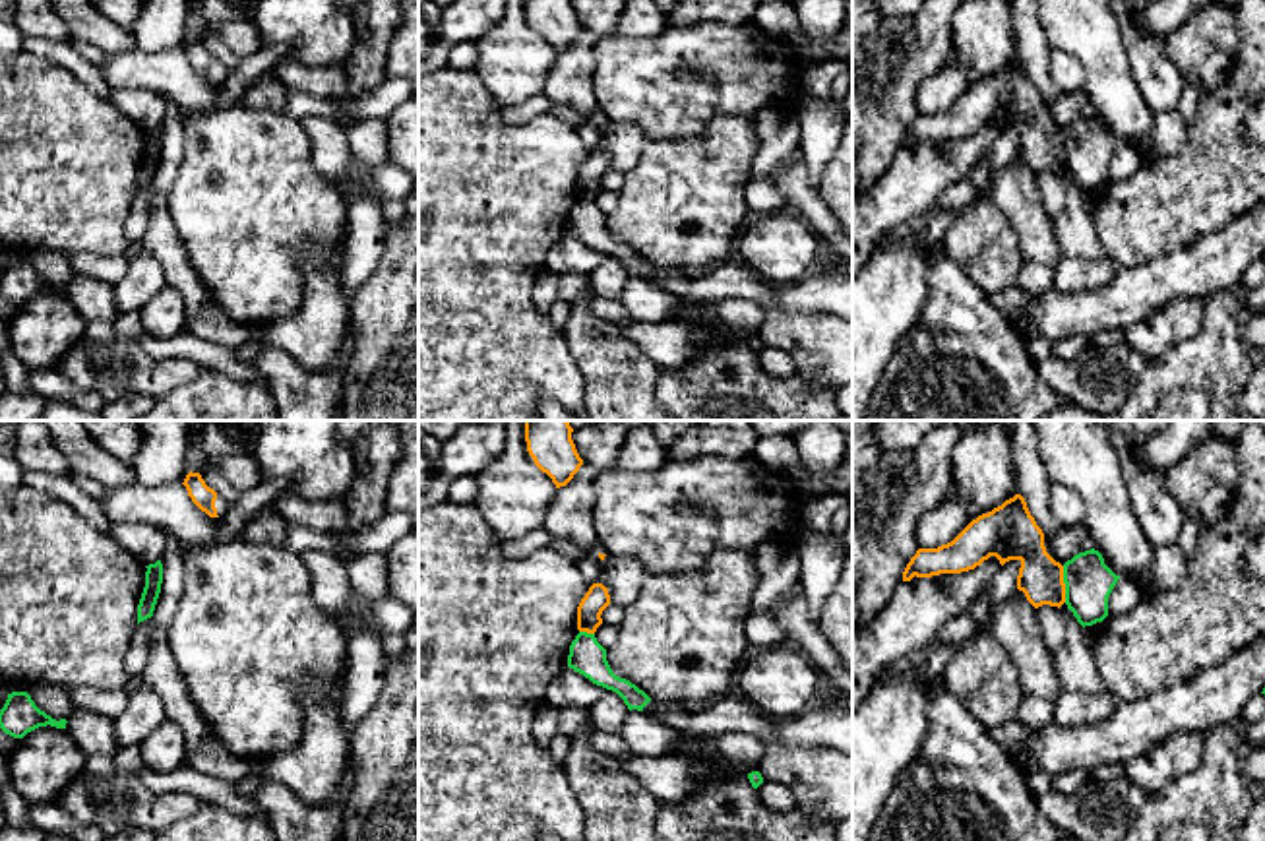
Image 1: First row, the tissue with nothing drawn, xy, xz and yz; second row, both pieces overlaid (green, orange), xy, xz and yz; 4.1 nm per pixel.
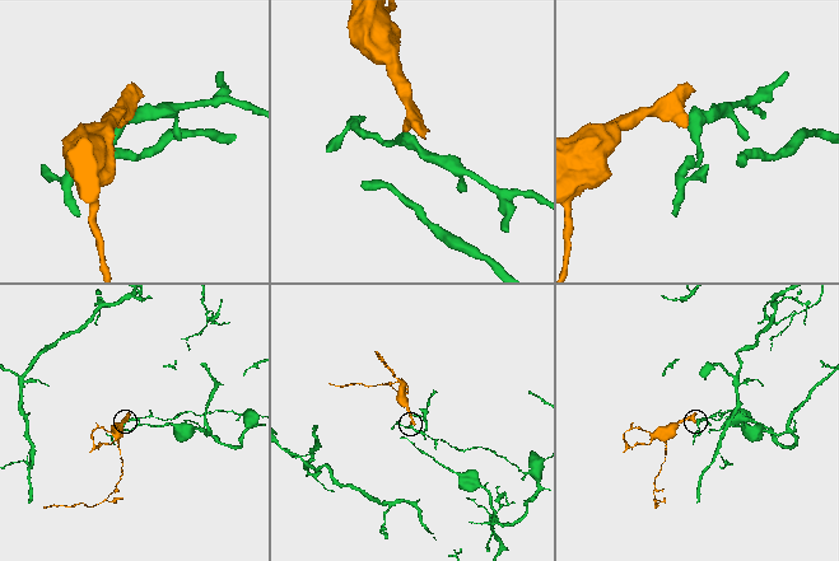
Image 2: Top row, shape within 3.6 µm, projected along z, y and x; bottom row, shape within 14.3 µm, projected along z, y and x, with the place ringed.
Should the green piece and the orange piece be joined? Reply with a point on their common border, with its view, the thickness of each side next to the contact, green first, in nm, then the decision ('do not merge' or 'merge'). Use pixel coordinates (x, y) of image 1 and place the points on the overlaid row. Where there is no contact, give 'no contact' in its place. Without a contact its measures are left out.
meets green in yz at (1064, 582); 200 nm thick on the green side, 190 nm on the other; do not merge

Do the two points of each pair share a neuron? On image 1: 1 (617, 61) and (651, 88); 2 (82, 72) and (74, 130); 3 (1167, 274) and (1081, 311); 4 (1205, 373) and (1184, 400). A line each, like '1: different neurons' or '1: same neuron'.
1: same neuron
2: different neurons
3: same neuron
4: different neurons

